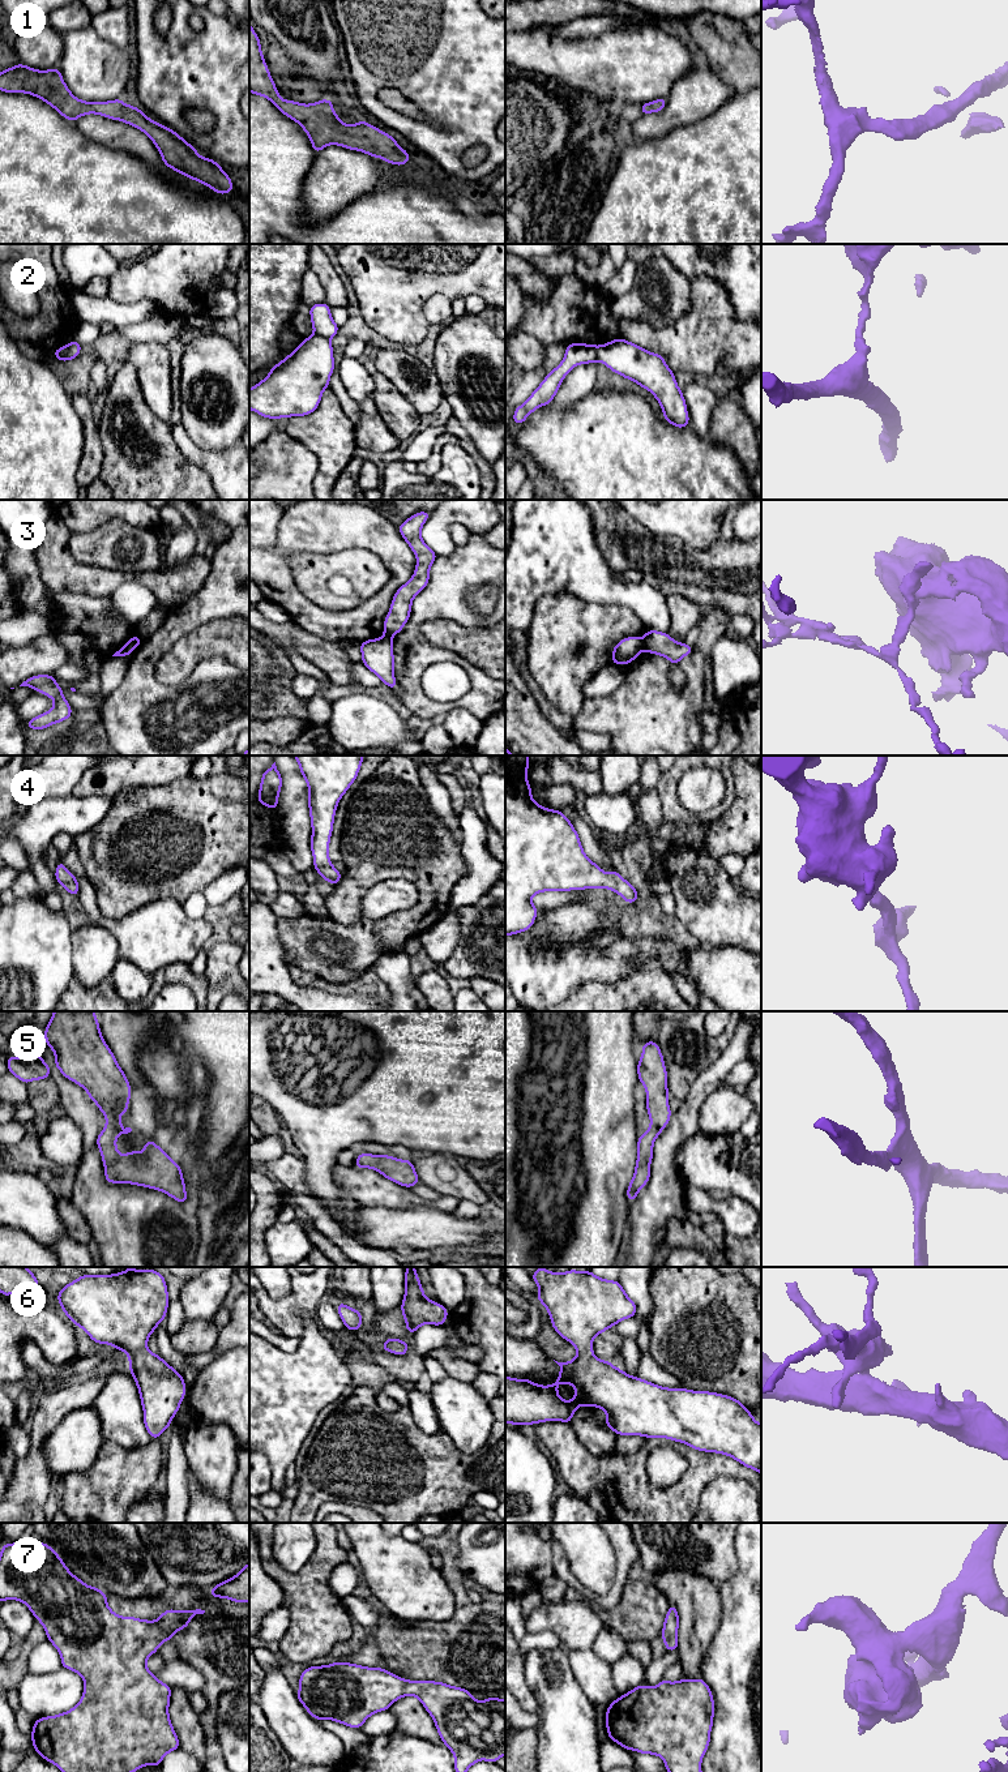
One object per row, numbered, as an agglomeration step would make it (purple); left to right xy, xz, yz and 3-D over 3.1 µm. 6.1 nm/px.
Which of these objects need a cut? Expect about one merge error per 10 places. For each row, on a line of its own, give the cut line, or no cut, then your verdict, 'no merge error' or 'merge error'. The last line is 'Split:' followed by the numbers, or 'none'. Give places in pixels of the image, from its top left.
1: no cut | no merge error
2: xz (315, 333), (323, 334), (329, 339) | merge error
3: no cut | no merge error
4: no cut | no merge error
5: no cut | no merge error
6: no cut | no merge error
7: no cut | no merge error
Split: 2

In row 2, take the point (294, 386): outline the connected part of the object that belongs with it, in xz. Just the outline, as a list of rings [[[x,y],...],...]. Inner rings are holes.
[[[312,334],[249,389],[249,410],[268,419],[312,414],[334,367],[330,339]]]

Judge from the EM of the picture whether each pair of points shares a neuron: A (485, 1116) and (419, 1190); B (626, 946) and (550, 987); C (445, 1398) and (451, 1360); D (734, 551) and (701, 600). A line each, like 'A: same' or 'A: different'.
A: different
B: same
C: different
D: different

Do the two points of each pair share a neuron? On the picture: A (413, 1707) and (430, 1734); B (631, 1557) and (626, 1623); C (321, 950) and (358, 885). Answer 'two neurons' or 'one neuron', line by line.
A: one neuron
B: two neurons
C: two neurons

